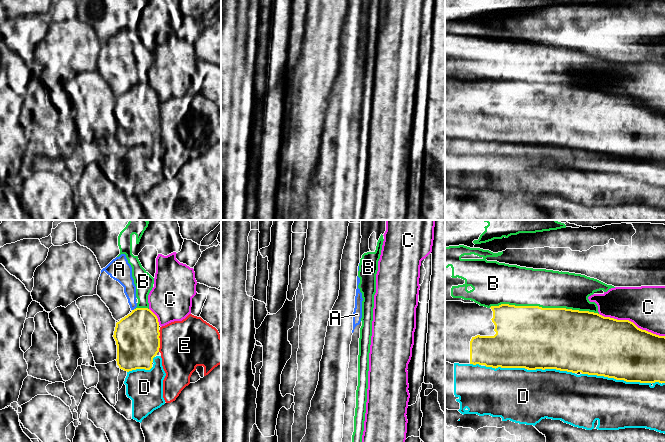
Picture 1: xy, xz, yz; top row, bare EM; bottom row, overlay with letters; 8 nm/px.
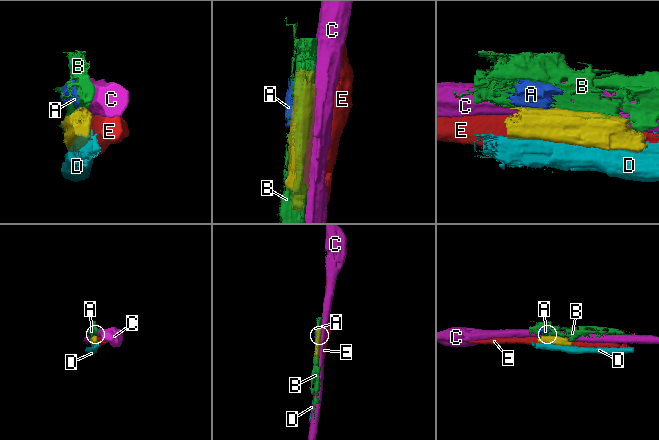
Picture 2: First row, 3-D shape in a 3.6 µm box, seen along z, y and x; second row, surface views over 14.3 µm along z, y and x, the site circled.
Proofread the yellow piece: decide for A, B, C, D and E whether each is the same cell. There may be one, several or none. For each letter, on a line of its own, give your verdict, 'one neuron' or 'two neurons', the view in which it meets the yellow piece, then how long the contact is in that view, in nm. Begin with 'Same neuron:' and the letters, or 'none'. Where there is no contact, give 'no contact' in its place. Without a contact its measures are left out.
Same neuron: none
A: two neurons | xy | 30 nm
B: two neurons | yz | 900 nm
C: two neurons | yz | 550 nm
D: two neurons | yz | 550 nm
E: two neurons | xy | 180 nm

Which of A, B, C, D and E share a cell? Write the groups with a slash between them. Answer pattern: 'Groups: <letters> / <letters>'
Groups: A / B / C / D / E

